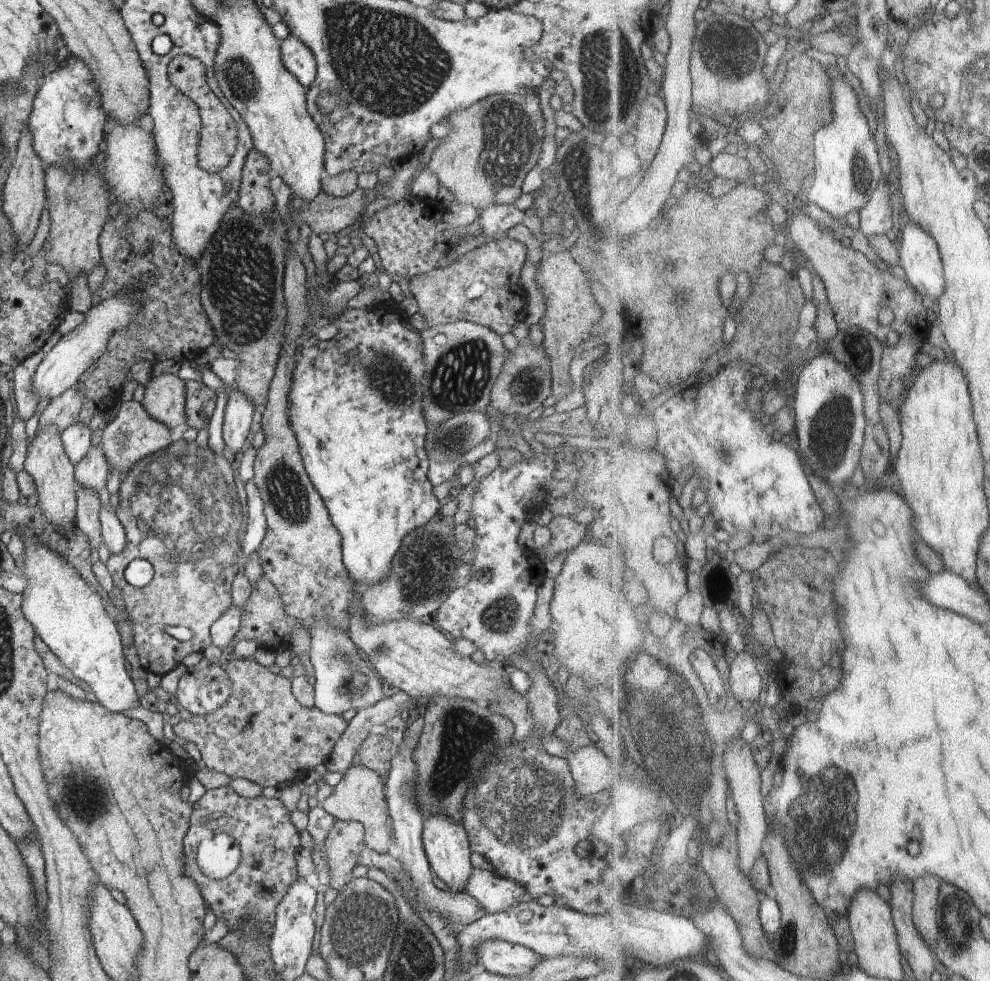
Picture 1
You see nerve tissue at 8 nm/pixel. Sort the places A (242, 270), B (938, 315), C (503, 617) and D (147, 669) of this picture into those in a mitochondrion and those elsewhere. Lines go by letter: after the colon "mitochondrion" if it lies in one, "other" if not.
A: mitochondrion
B: other
C: mitochondrion
D: other

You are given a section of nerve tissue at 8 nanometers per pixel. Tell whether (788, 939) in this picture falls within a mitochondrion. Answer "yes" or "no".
yes

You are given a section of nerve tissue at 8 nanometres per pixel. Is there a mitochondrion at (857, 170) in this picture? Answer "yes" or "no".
yes

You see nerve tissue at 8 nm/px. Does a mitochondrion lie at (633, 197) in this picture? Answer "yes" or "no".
no

